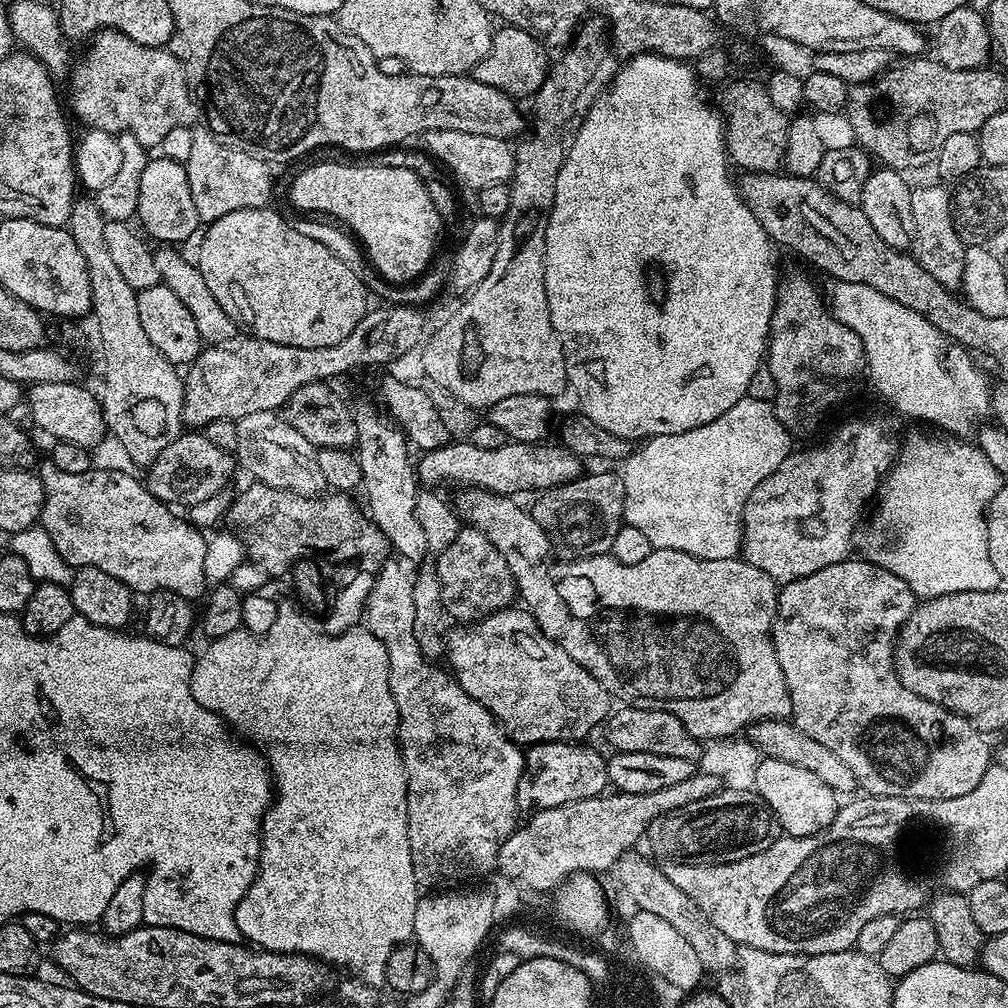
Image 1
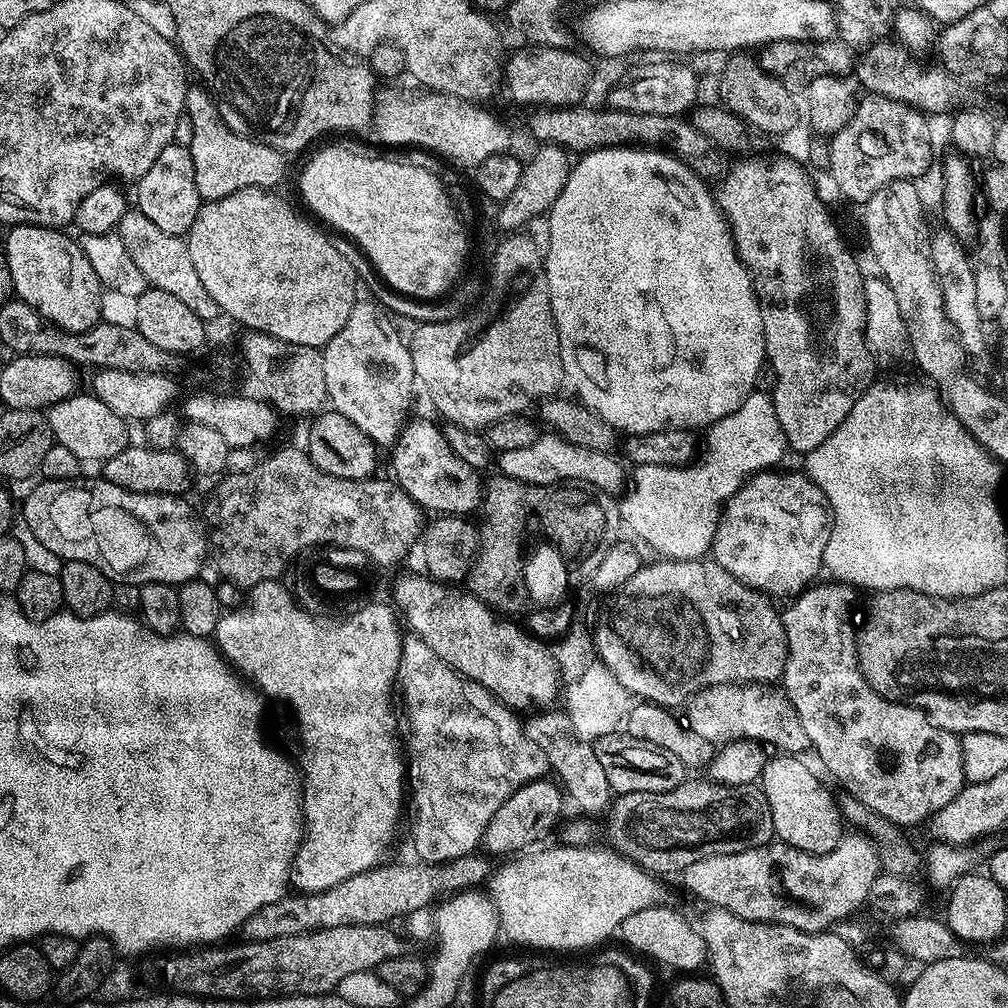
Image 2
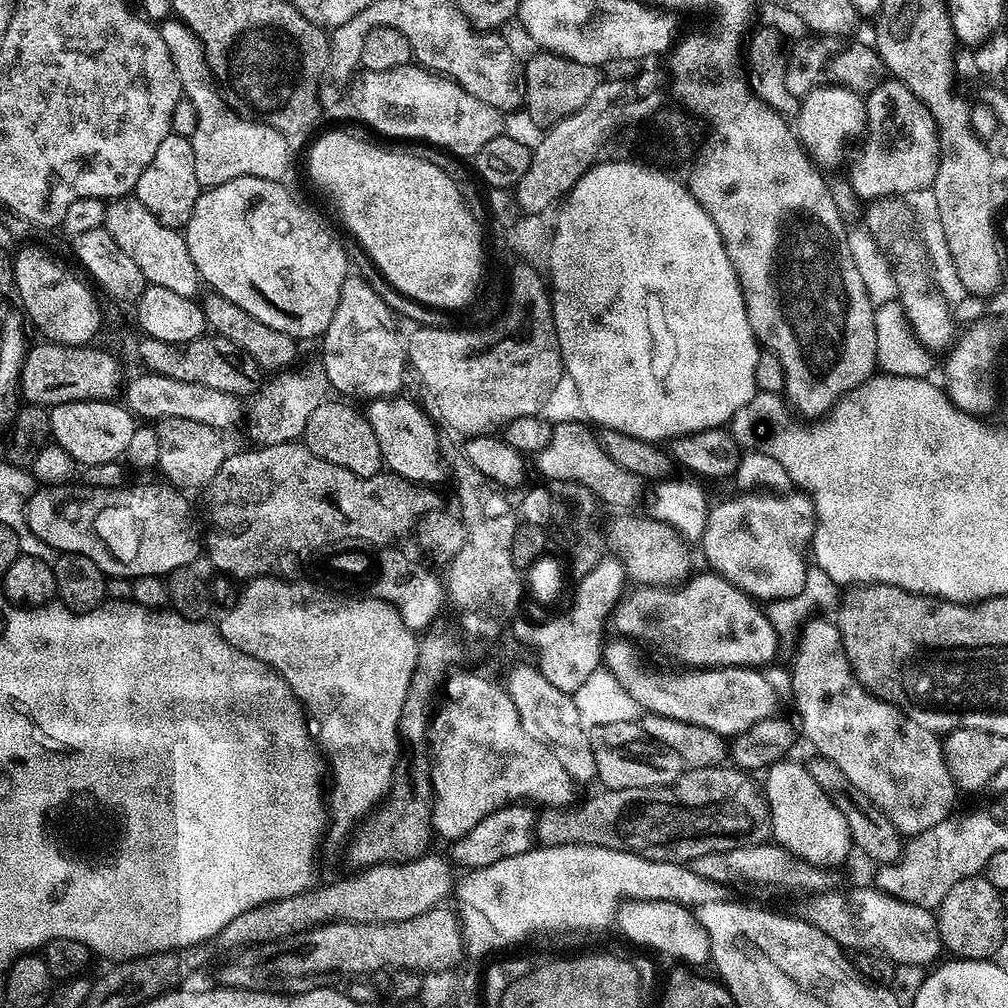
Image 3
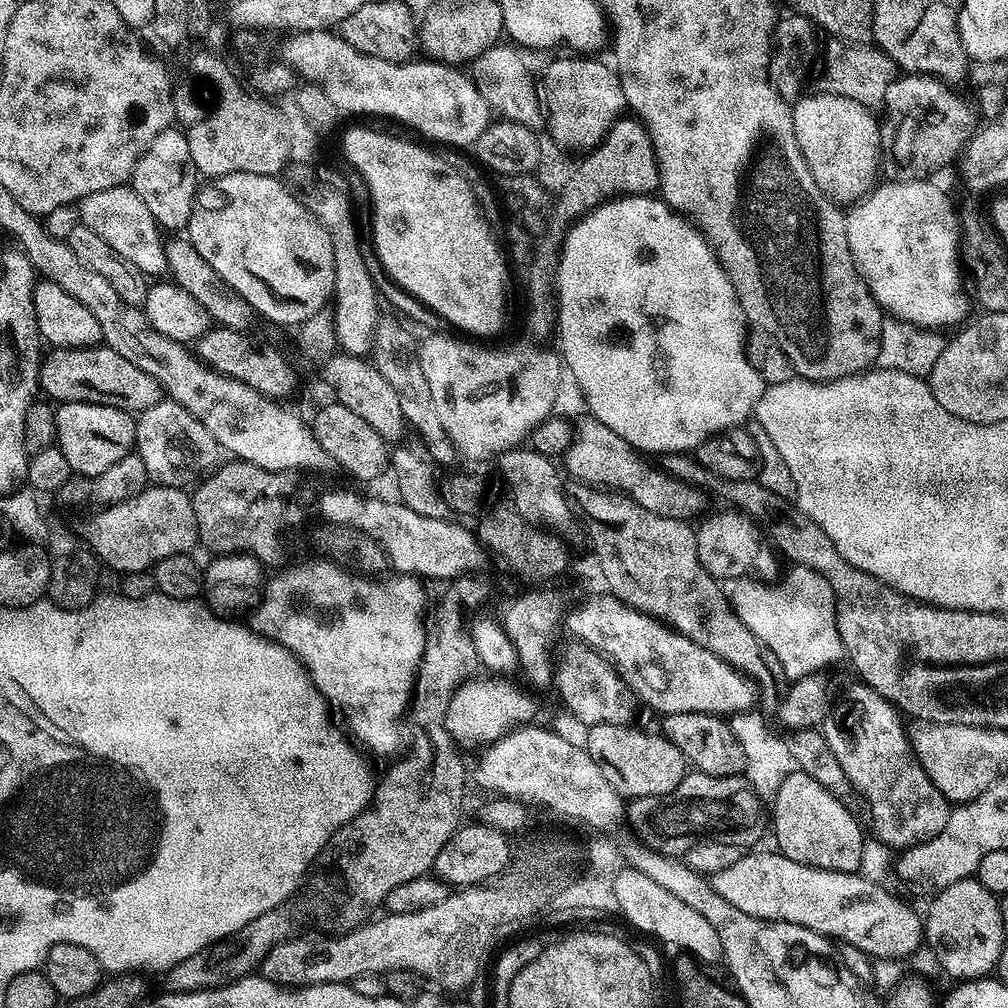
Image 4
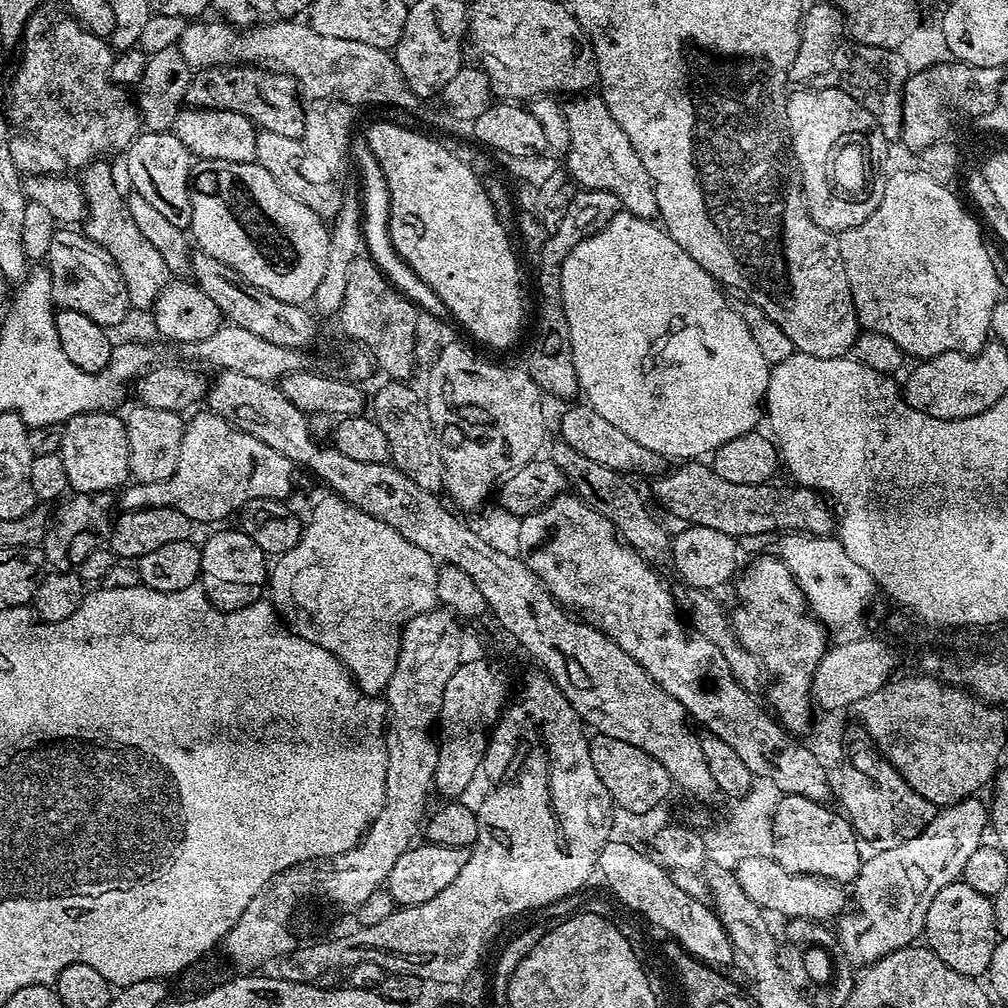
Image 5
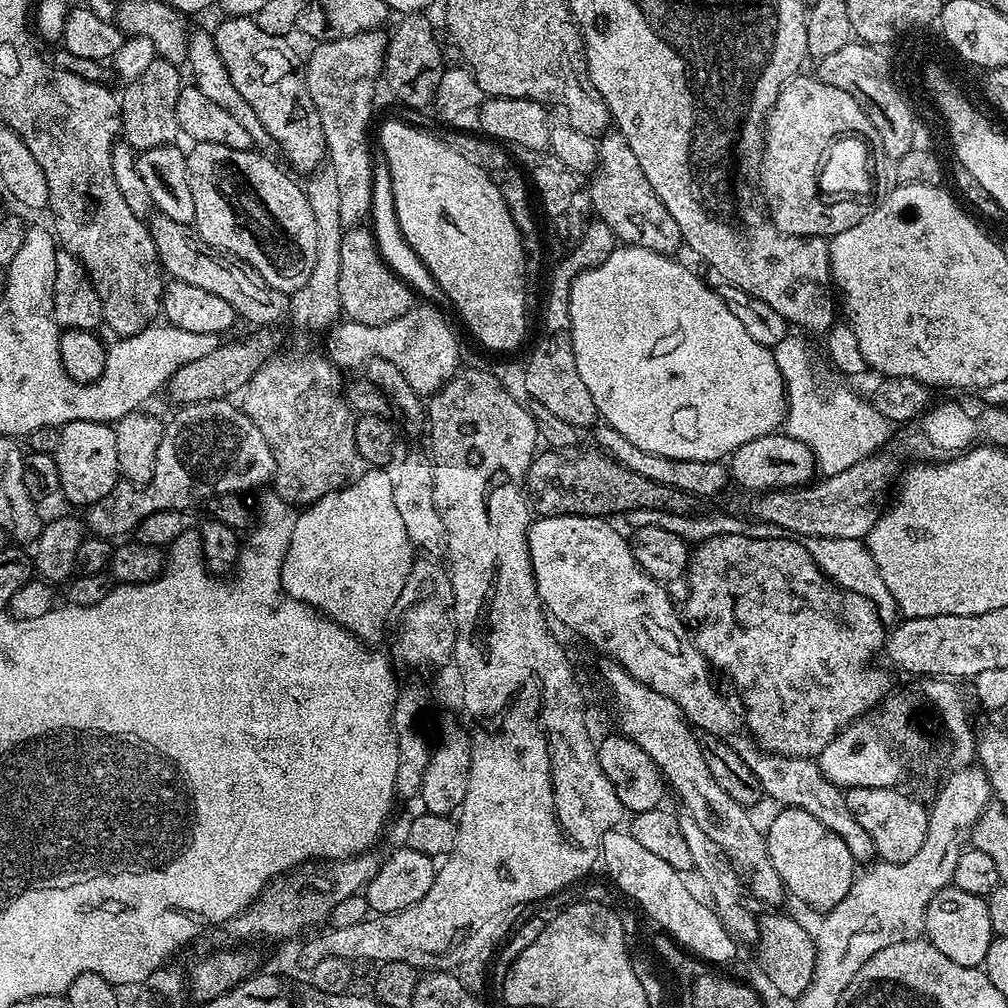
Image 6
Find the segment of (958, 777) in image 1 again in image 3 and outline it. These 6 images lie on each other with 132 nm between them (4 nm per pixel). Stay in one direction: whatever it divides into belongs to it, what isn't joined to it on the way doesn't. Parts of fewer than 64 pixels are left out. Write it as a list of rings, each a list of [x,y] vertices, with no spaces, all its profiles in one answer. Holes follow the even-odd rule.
[[[811,619],[804,624],[802,633],[798,638],[800,646],[796,650],[796,661],[792,664],[792,696],[796,699],[796,712],[800,715],[798,724],[802,729],[803,739],[805,736],[816,747],[815,751],[819,755],[825,756],[830,762],[834,762],[834,766],[838,766],[838,770],[842,770],[842,774],[846,774],[850,783],[858,786],[858,790],[862,790],[862,794],[866,794],[866,798],[870,798],[870,802],[874,802],[874,806],[878,806],[878,810],[882,810],[882,814],[886,814],[886,818],[890,818],[890,822],[894,822],[894,826],[900,831],[901,837],[911,838],[922,834],[923,831],[930,830],[931,827],[937,826],[948,816],[953,815],[955,808],[952,807],[955,806],[956,795],[958,795],[956,783],[952,781],[952,775],[944,761],[944,746],[941,737],[937,733],[926,730],[926,726],[918,726],[918,722],[911,720],[895,704],[888,704],[885,700],[879,700],[873,692],[867,692],[852,672],[852,667],[846,658],[844,647],[840,641],[840,631],[836,628],[835,623],[831,619],[818,619]]]

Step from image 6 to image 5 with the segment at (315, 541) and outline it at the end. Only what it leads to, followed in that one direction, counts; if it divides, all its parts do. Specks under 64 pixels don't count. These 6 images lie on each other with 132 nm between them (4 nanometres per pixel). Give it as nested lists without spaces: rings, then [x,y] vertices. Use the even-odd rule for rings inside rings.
[[[324,495],[328,496],[322,497],[313,506],[312,517],[306,520],[306,523],[301,527],[300,537],[296,545],[290,550],[286,550],[286,554],[275,557],[274,563],[270,568],[270,585],[272,584],[272,596],[270,595],[270,600],[287,627],[298,633],[302,638],[306,638],[310,642],[314,642],[318,646],[330,650],[330,654],[334,654],[342,661],[345,668],[351,672],[352,678],[356,681],[356,685],[359,686],[361,692],[365,694],[380,694],[388,687],[390,674],[394,674],[394,666],[398,658],[398,650],[400,649],[400,629],[404,627],[406,617],[414,616],[417,612],[431,612],[433,608],[437,607],[437,567],[434,563],[432,564],[433,557],[430,553],[418,546],[414,546],[414,542],[402,538],[402,534],[398,534],[398,530],[394,530],[394,526],[390,526],[387,519],[372,516],[368,512],[356,508],[350,502],[346,502],[338,495]]]

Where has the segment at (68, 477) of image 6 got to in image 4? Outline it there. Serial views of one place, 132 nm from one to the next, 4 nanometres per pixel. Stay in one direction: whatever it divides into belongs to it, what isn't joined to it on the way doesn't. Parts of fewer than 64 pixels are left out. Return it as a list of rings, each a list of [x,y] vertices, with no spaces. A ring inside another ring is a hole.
[[[70,402],[56,408],[56,444],[66,454],[73,473],[95,478],[114,462],[122,462],[133,451],[136,443],[136,421],[133,413],[114,410],[114,406]]]

